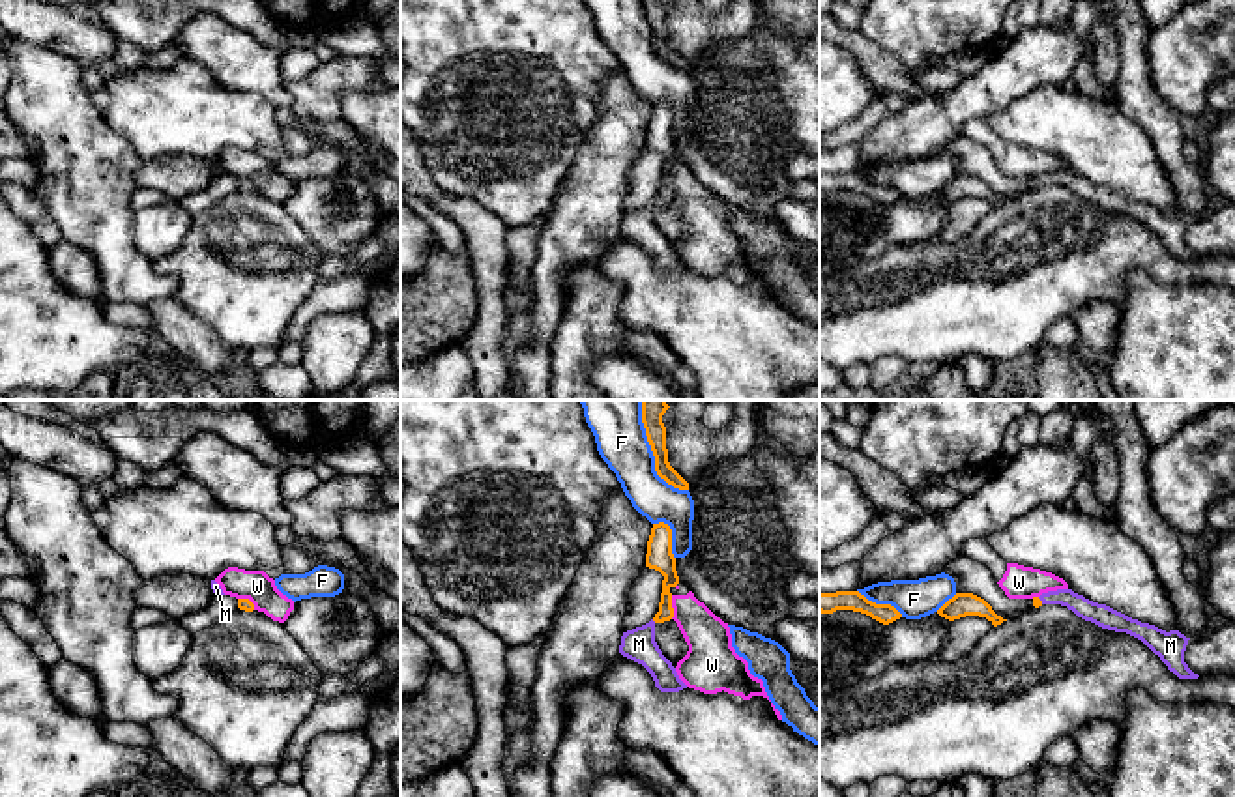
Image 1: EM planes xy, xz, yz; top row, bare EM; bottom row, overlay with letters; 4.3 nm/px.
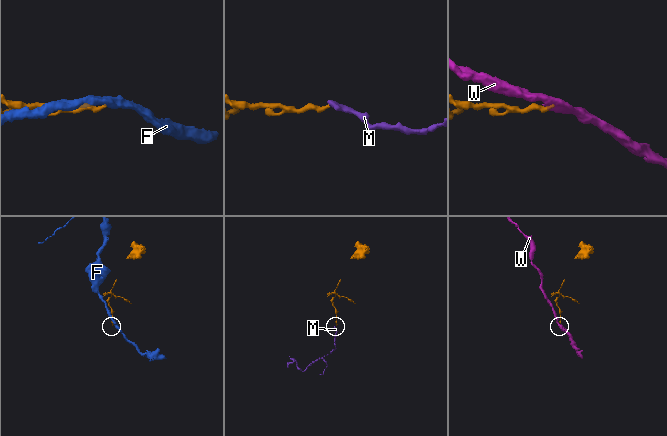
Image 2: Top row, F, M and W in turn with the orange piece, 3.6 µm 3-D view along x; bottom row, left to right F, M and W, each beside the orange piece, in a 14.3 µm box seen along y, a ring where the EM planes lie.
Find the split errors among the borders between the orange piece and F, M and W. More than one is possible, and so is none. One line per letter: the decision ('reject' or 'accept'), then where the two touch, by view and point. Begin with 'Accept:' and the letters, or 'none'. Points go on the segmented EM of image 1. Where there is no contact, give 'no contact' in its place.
Accept: M
F: reject | xz (653, 453)
M: accept | yz (1041, 601)
W: reject | xz (670, 607)

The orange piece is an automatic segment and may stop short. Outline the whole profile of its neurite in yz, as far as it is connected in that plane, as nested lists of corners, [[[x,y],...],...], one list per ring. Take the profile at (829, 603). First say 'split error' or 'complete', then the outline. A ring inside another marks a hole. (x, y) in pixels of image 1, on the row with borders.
complete | [[[859,591],[820,593],[820,612],[833,614],[836,610],[861,612],[883,625],[889,625],[902,617],[902,614],[894,606],[876,604]]]

